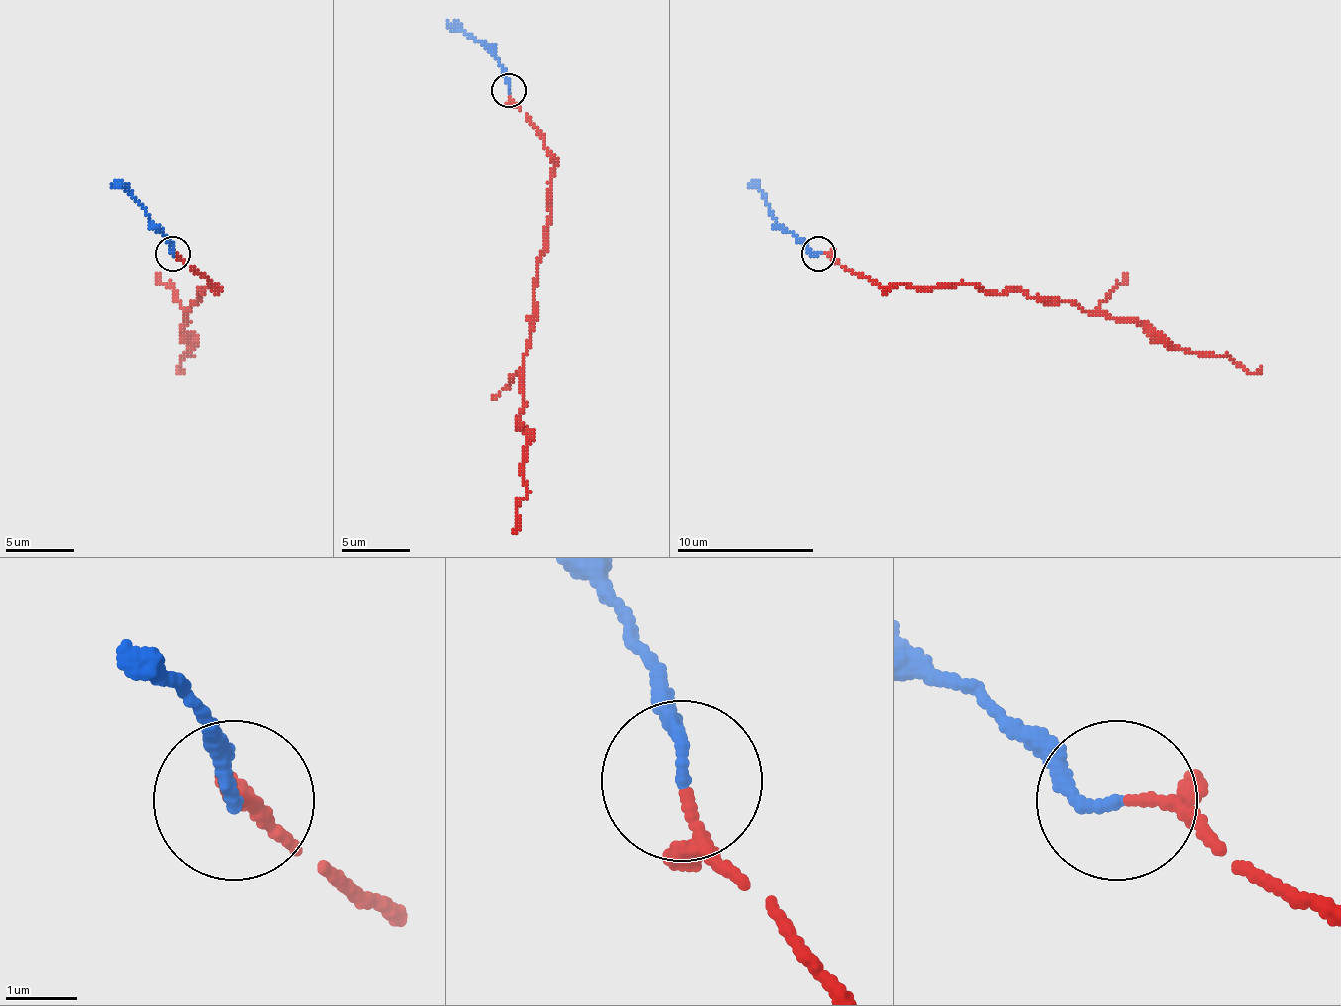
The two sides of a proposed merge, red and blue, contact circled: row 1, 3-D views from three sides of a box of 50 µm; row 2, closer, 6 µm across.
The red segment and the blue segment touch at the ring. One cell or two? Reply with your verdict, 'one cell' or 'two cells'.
one cell

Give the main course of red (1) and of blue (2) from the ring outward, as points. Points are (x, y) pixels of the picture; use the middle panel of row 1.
1: (509, 93), (554, 165), (547, 247), (537, 261), (523, 357), (526, 488), (513, 533)
2: (509, 89), (499, 58), (447, 21)

